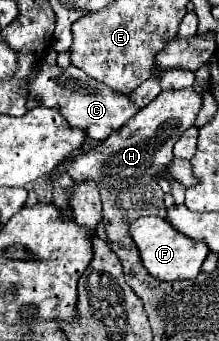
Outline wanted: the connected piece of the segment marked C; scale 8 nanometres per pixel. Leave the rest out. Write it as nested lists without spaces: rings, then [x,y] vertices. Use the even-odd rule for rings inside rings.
[[[34,65],[26,77],[28,93],[38,99],[44,107],[58,107],[58,111],[66,117],[70,127],[78,127],[88,133],[94,141],[104,141],[110,137],[110,133],[118,131],[130,117],[138,113],[138,107],[128,101],[126,95],[114,93],[112,89],[106,89],[106,85],[98,85],[98,81],[92,81],[82,73],[82,69],[70,65],[70,67],[58,67],[58,65]]]

